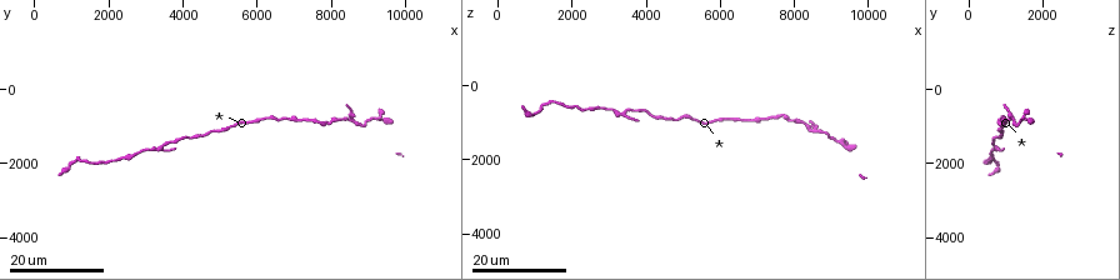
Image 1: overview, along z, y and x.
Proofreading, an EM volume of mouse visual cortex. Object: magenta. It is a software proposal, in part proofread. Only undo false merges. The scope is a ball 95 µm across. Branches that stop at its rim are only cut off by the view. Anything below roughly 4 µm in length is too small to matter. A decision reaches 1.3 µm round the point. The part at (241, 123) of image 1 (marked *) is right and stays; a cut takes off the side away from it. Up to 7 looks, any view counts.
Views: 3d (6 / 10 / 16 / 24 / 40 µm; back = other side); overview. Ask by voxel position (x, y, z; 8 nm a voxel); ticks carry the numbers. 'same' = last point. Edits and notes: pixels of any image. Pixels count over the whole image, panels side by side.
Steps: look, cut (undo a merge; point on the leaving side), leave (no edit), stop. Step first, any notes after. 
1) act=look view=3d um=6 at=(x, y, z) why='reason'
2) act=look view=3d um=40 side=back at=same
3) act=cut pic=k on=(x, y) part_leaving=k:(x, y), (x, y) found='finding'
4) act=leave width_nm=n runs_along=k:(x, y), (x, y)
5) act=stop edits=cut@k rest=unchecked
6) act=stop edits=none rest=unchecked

act=look view=3d um=16 at=(7800, 900, 900) why='thin neck'

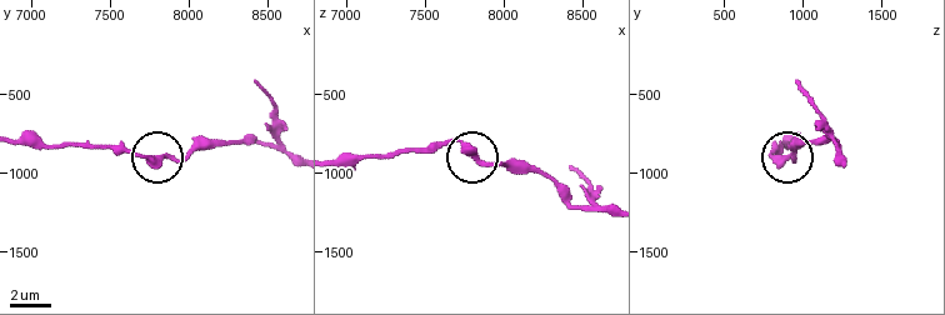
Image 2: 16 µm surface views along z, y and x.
act=look view=3d um=6 at=(7680, 900, 800)

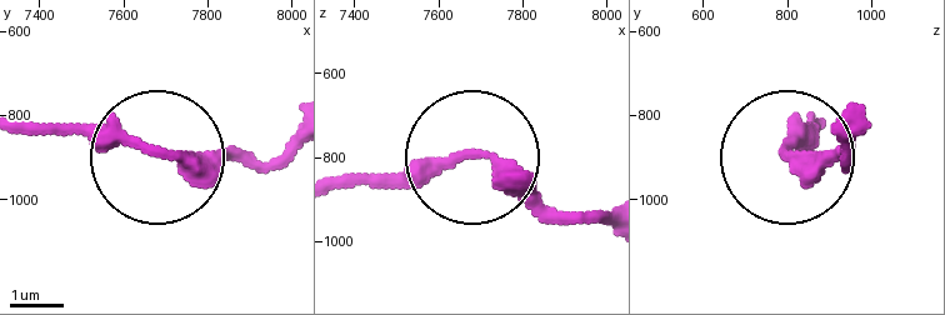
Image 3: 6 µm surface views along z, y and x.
act=leave runs_along=3:(341, 190), (395, 190), (490, 155), (579, 218) found='continuous, no second neuron'

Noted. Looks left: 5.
act=look view=3d um=16 at=(7100, 800, 900) why='sudden change in width'

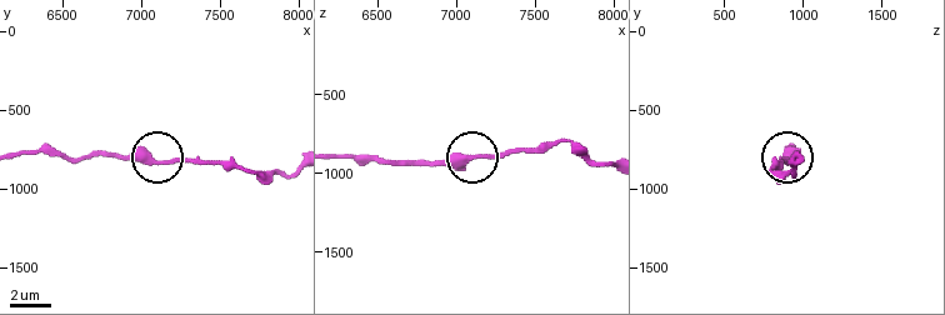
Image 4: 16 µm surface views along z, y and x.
act=look view=3d um=6 at=(7160, 840, 900)

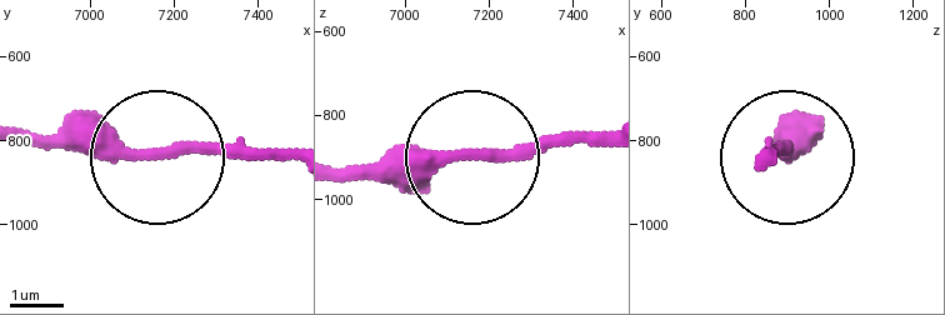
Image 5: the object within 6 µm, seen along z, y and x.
act=leave runs_along=5:(30, 140), (285, 154) found='one neuron here'

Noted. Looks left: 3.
act=look view=3d um=16 at=(3100, 1700, 800) why='calibre changes'

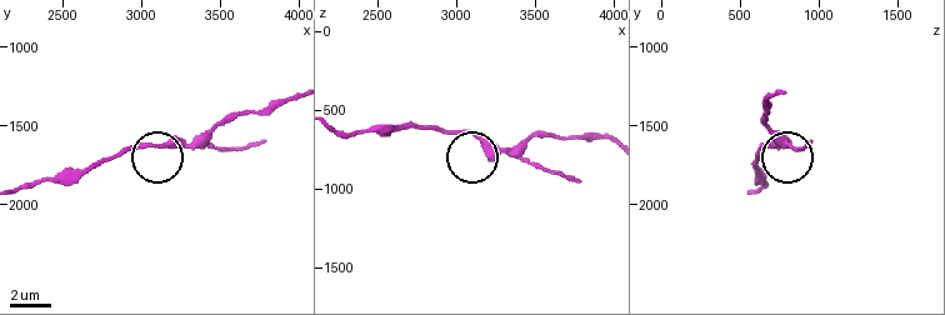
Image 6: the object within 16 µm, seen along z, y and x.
act=look view=3d um=10 at=(3180, 1600, 700)

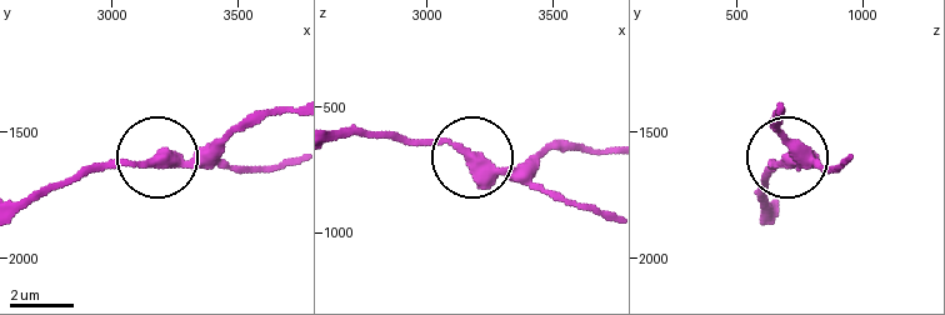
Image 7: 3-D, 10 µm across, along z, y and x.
act=leave width_nm=390 runs_along=7:(609, 154), (553, 146), (495, 170), (448, 146), (401, 140) found='one neuron here'

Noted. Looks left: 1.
act=stop edits=none rest=unchecked

